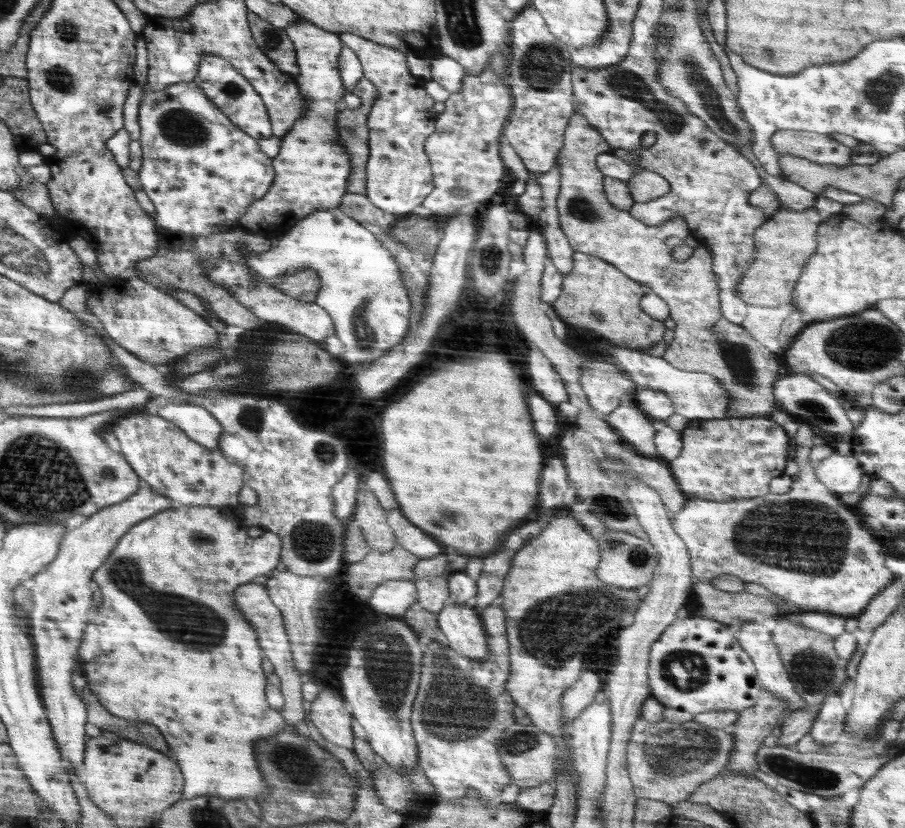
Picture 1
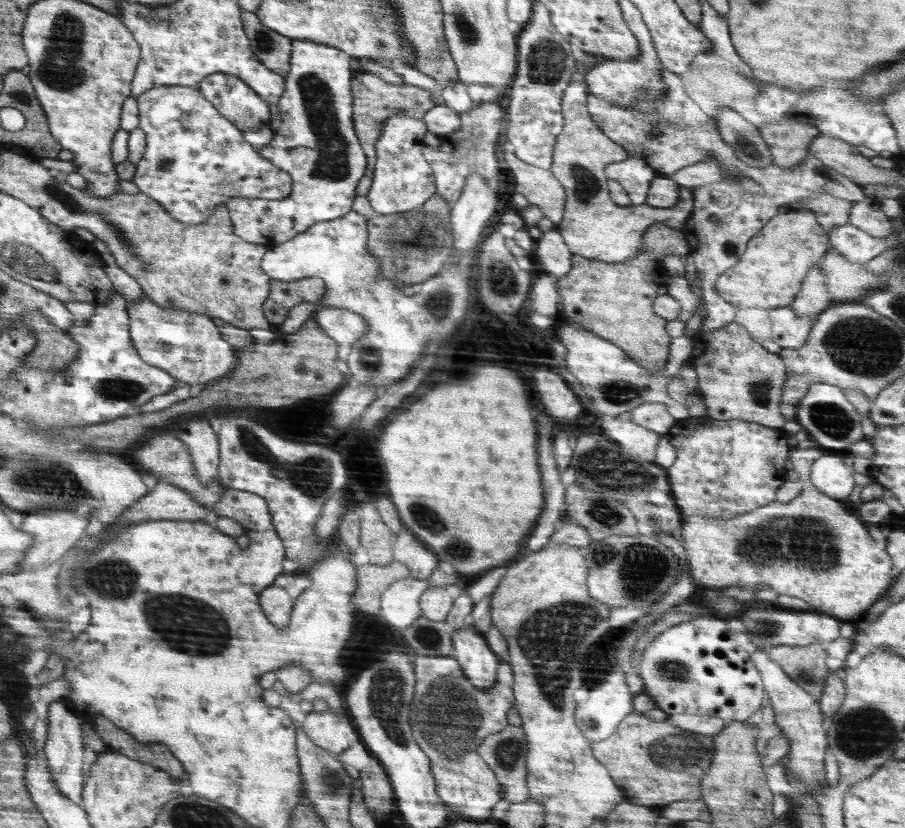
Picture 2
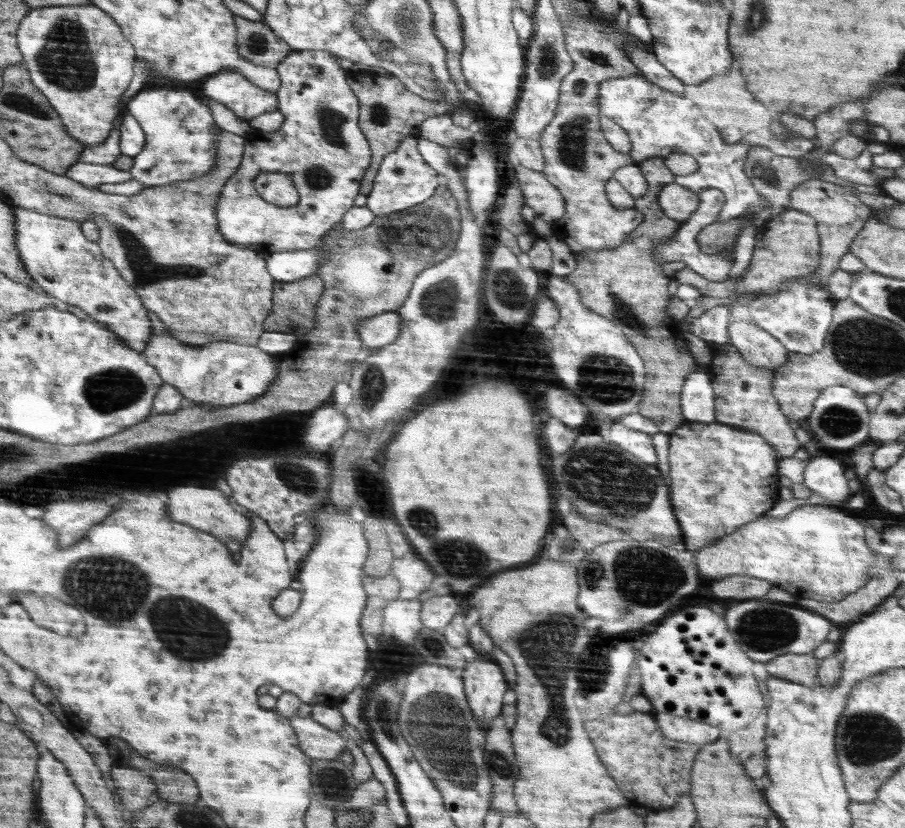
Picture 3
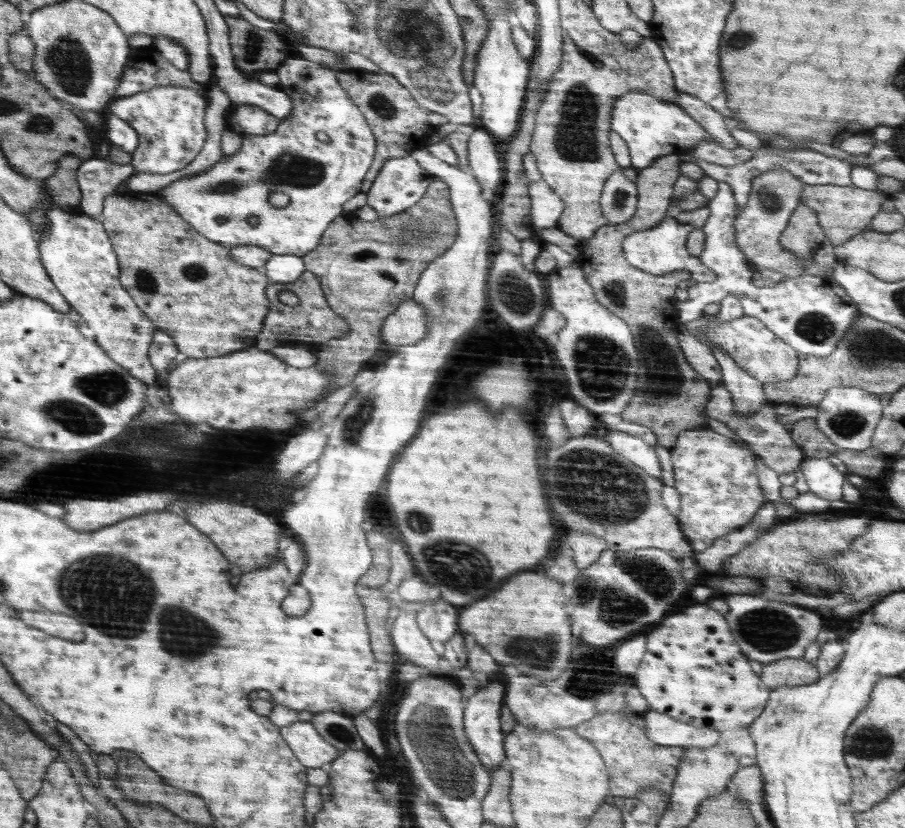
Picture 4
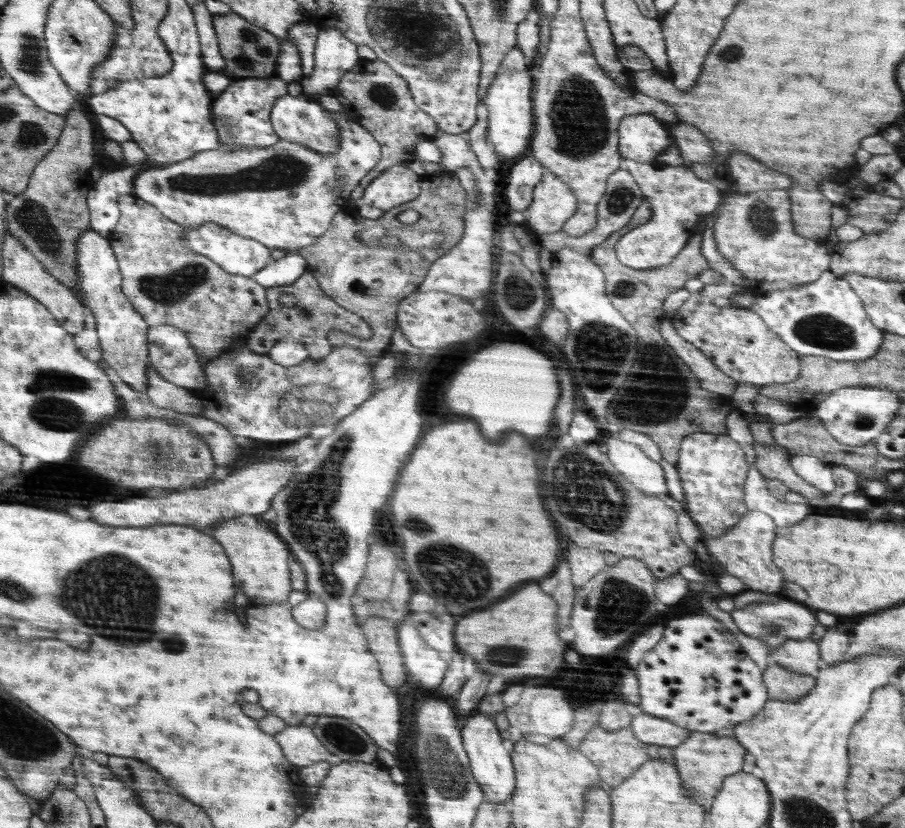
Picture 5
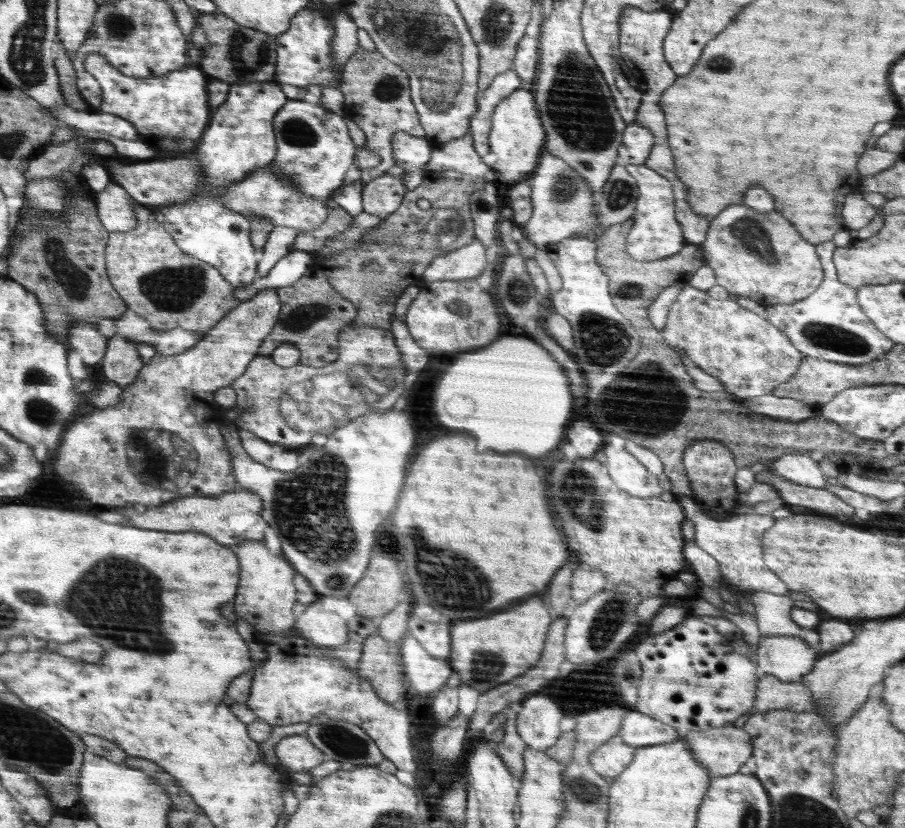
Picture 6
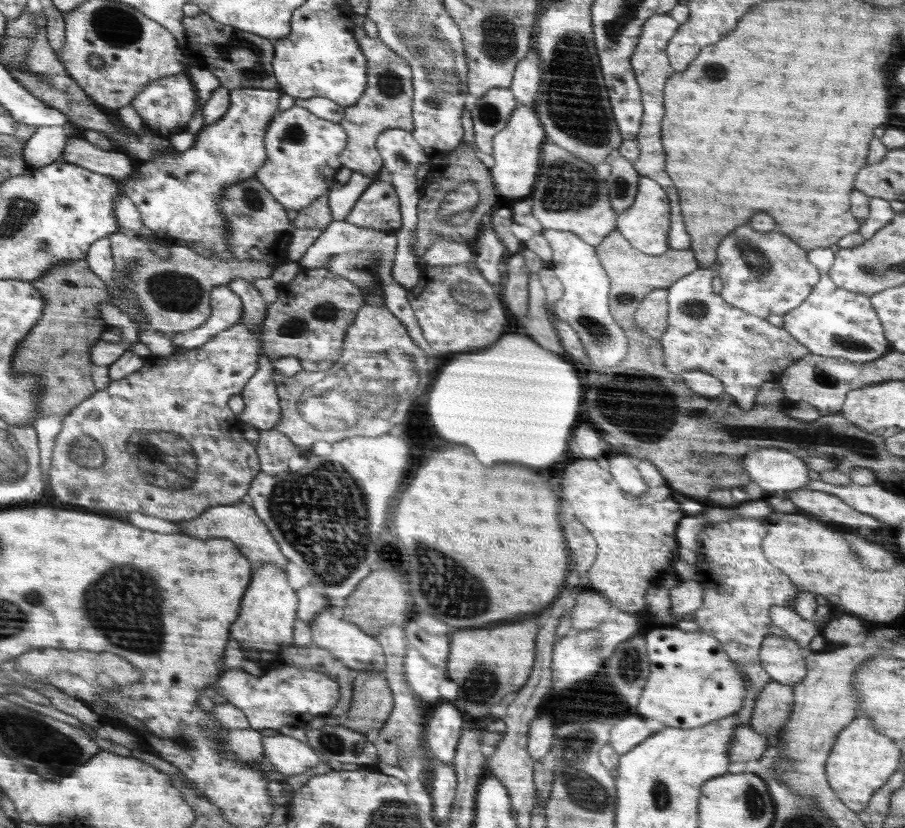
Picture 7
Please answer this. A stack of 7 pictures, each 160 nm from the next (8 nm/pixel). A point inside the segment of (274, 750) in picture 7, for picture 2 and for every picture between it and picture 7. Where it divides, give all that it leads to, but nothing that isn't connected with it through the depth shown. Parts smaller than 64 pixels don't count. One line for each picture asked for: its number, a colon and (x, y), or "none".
2: (329, 730)
3: (318, 742)
4: (311, 749)
5: (300, 746)
6: (296, 753)

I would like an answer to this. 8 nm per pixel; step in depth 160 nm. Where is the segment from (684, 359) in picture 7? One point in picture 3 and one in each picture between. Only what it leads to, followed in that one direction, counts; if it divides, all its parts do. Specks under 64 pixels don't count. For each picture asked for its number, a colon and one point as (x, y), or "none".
3: (756, 346)
4: (755, 348)
5: (738, 342)
6: (750, 357)

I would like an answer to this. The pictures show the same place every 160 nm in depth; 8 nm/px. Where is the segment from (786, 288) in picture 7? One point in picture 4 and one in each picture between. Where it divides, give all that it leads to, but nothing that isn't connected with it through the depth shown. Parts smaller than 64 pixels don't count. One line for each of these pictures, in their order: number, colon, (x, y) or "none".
4: (775, 193)
5: (754, 231)
6: (762, 257)

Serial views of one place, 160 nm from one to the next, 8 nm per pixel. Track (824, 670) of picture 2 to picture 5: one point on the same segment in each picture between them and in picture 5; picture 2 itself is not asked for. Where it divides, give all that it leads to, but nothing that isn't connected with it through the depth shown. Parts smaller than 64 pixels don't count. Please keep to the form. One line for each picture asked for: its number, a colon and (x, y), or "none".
3: (800, 668)
4: (790, 671)
5: (782, 684)

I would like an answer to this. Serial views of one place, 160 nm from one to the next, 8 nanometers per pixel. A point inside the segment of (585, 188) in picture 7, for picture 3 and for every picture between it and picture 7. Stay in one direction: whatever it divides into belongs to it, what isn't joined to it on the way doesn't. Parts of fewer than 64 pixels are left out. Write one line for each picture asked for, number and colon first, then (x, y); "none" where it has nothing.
3: (540, 194)
4: (546, 206)
5: (553, 203)
6: (563, 205)

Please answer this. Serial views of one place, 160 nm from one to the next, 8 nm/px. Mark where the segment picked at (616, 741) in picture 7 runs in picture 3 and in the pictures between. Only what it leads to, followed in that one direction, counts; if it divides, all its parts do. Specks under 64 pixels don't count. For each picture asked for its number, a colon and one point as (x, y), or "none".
3: (677, 728)
4: (664, 730)
5: (650, 729)
6: (638, 729)

